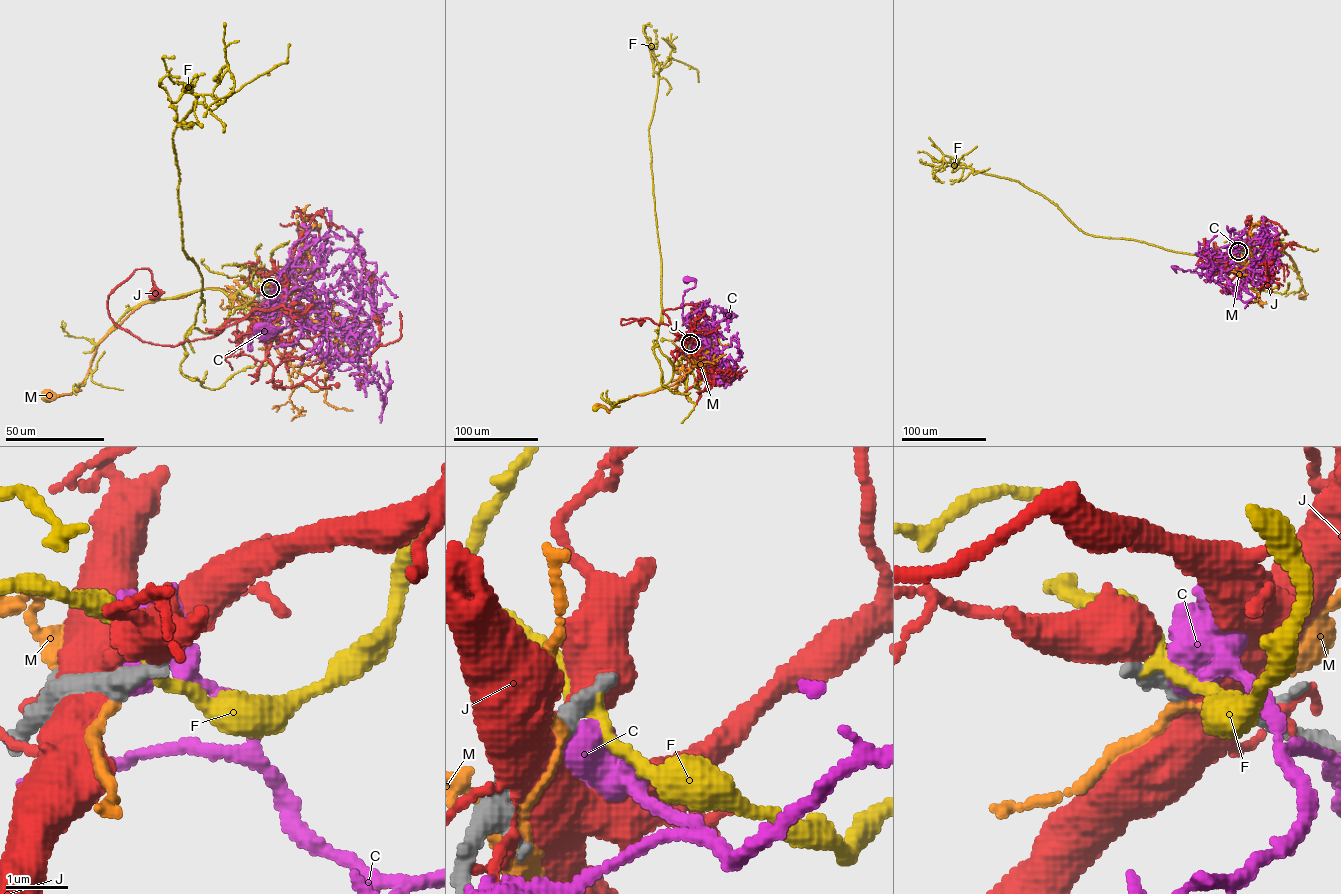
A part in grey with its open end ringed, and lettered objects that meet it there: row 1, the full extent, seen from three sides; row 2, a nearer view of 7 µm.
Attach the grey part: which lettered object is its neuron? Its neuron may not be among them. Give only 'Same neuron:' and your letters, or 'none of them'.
Same neuron: none of them

